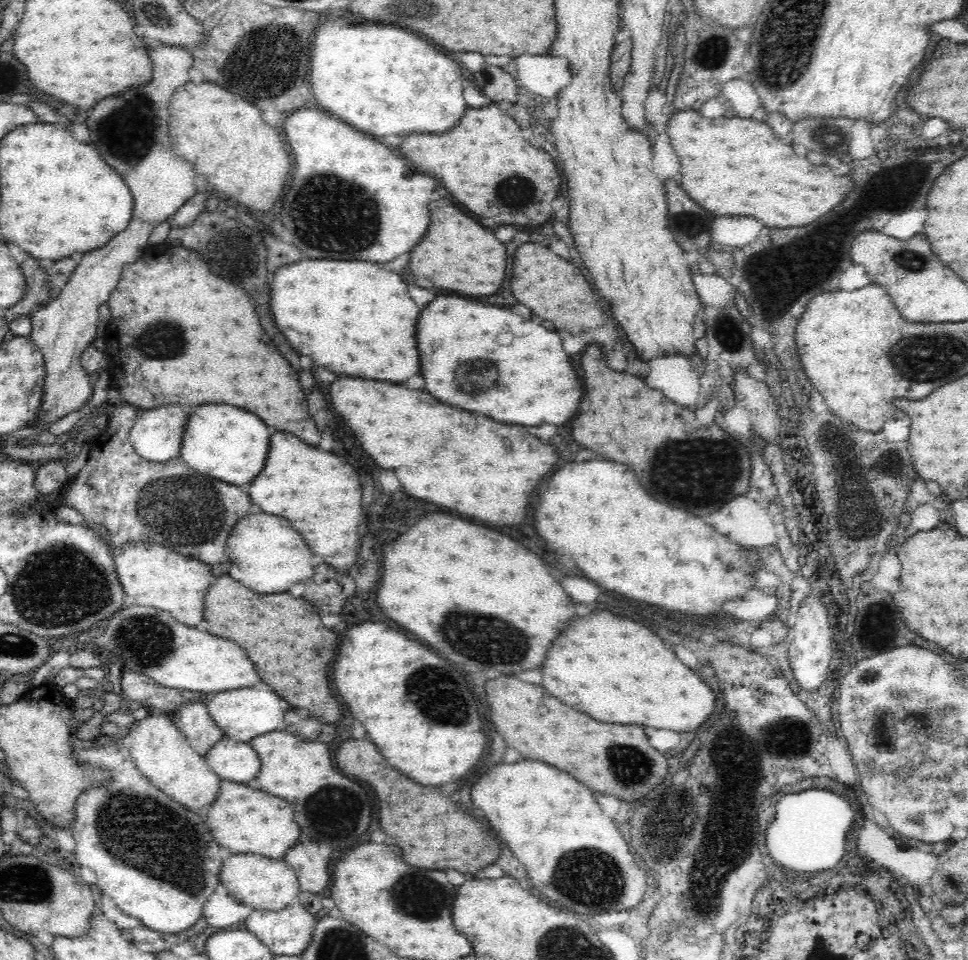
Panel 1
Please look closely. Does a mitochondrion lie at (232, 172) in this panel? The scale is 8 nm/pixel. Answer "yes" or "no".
no

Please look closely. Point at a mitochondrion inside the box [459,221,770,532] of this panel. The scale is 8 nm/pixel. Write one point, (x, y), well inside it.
(684, 459)

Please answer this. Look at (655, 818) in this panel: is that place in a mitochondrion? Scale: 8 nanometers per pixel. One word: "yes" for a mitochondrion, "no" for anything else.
no

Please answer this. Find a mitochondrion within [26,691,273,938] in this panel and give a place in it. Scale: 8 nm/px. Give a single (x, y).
(127, 822)

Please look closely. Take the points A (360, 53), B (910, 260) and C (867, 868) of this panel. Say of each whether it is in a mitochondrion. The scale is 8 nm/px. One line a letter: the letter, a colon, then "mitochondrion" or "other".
A: other
B: mitochondrion
C: other

